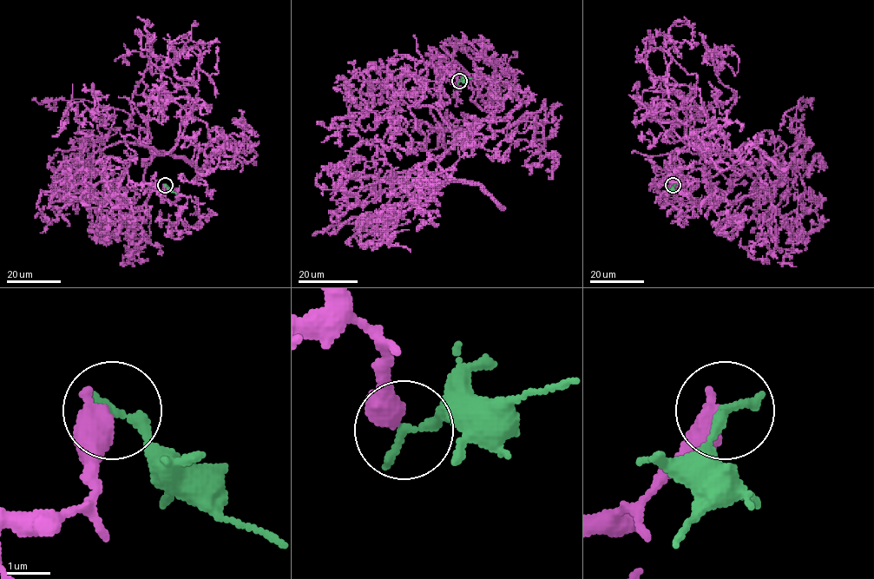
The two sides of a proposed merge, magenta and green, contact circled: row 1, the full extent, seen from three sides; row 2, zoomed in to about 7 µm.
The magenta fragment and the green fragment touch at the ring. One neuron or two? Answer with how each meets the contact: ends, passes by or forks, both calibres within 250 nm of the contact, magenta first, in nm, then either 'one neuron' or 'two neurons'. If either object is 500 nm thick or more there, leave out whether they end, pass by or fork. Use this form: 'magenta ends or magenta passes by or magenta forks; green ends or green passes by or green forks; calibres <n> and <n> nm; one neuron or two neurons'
calibres 550 and 280 nm; two neurons

